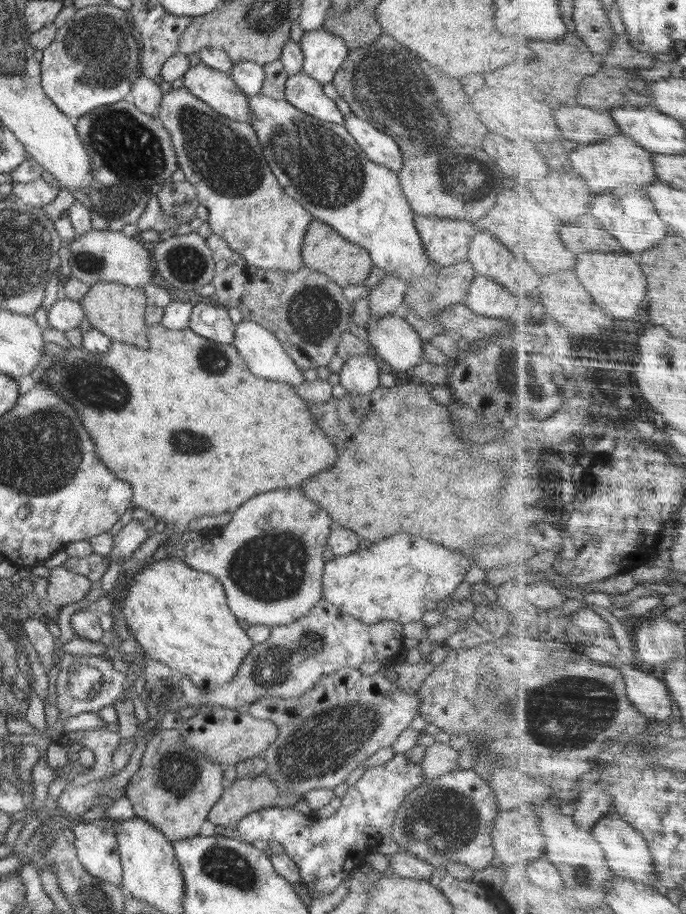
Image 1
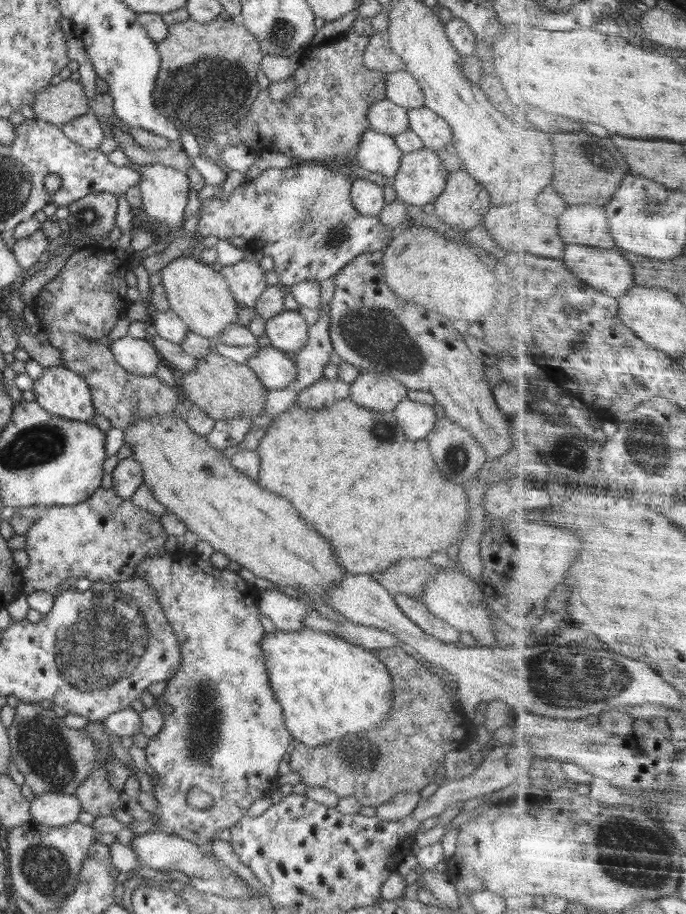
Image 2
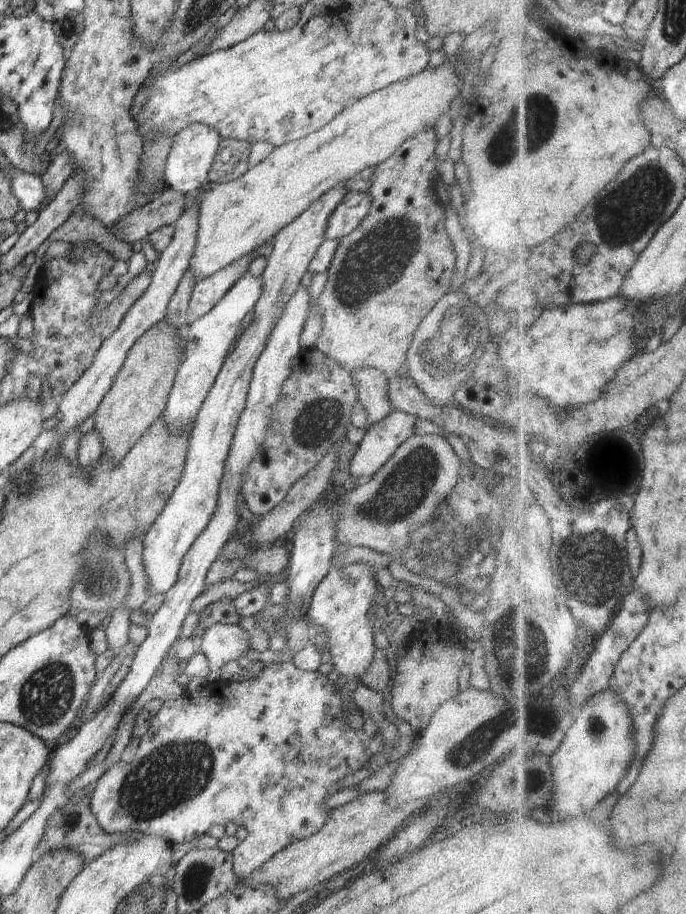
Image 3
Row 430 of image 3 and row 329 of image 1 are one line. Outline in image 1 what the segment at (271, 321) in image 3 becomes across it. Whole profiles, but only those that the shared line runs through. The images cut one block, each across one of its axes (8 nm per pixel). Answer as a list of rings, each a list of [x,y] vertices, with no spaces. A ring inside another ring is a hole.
[[[195,299],[189,327],[196,334],[220,344],[230,345],[235,335],[235,326],[227,308],[213,301]]]

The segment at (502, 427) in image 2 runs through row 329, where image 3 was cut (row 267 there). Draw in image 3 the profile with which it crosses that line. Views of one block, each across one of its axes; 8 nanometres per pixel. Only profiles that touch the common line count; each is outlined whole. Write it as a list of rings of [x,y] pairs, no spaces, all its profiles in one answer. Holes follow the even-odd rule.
[[[428,128],[416,136],[412,136],[410,140],[406,140],[390,158],[387,158],[382,164],[379,164],[374,168],[374,173],[370,178],[372,182],[368,189],[368,196],[372,200],[370,204],[370,210],[366,214],[366,218],[360,222],[358,228],[348,234],[348,236],[339,240],[338,248],[334,254],[334,258],[328,269],[328,280],[322,294],[318,298],[318,310],[320,310],[320,316],[322,316],[322,324],[324,329],[320,334],[314,349],[326,354],[328,358],[338,362],[344,370],[347,370],[351,375],[358,370],[364,370],[364,368],[374,368],[374,370],[380,370],[387,376],[395,375],[396,370],[400,367],[404,367],[406,355],[410,348],[414,334],[420,326],[420,322],[424,320],[424,316],[434,308],[434,305],[441,299],[448,291],[451,290],[452,280],[455,275],[456,269],[456,253],[454,252],[453,242],[448,237],[444,222],[446,222],[447,215],[445,213],[445,201],[440,199],[441,189],[434,186],[436,182],[436,174],[438,174],[437,167],[439,160],[435,154],[435,148],[438,144],[438,138],[436,138],[436,132],[433,128]]]

